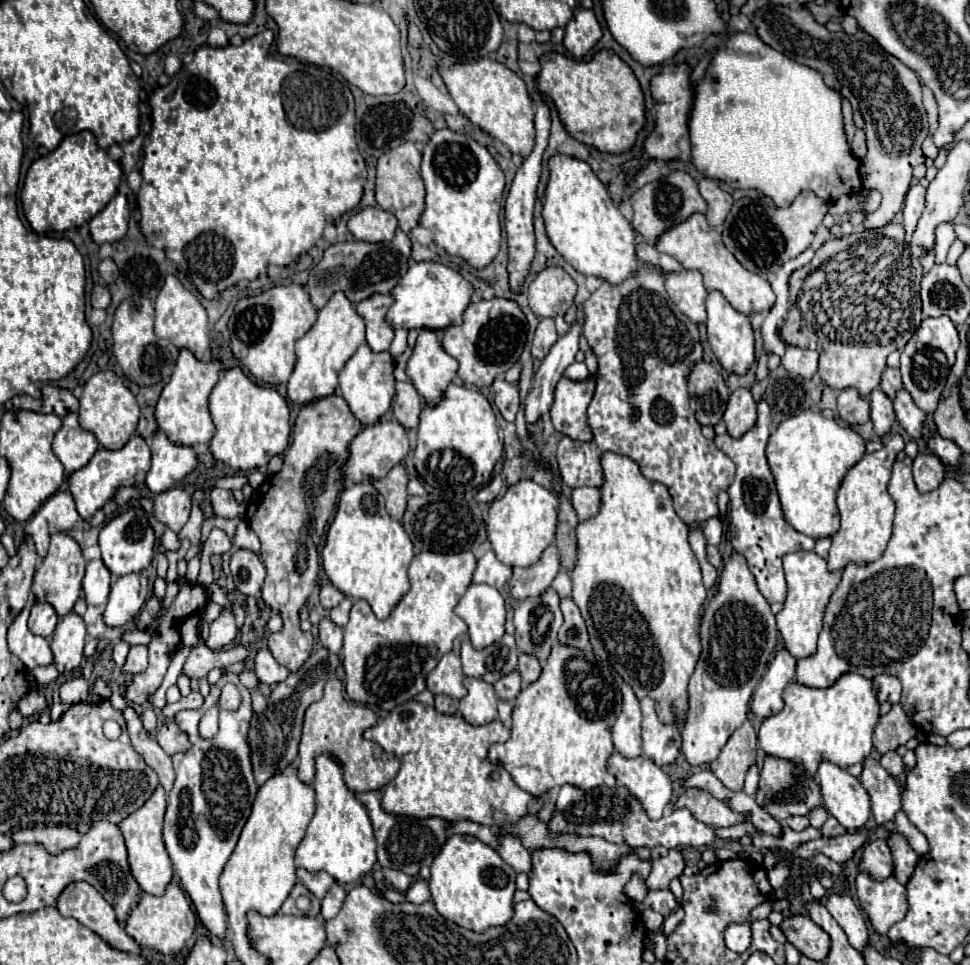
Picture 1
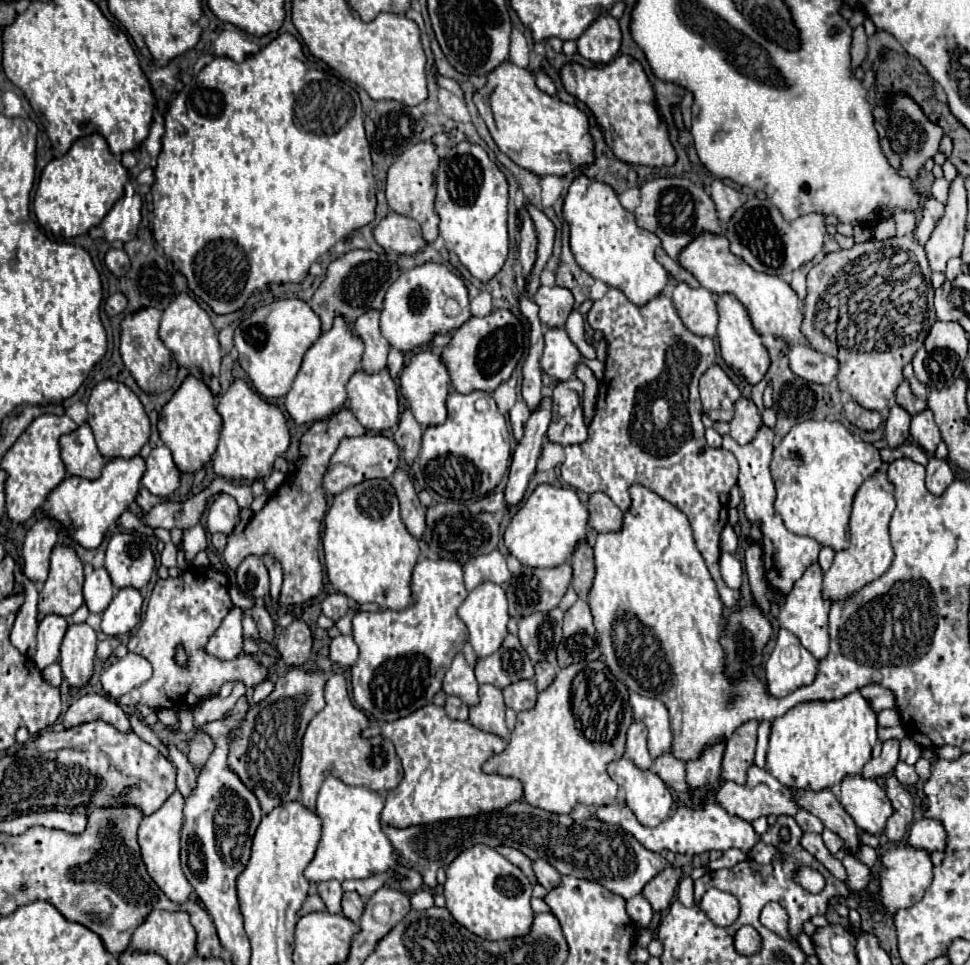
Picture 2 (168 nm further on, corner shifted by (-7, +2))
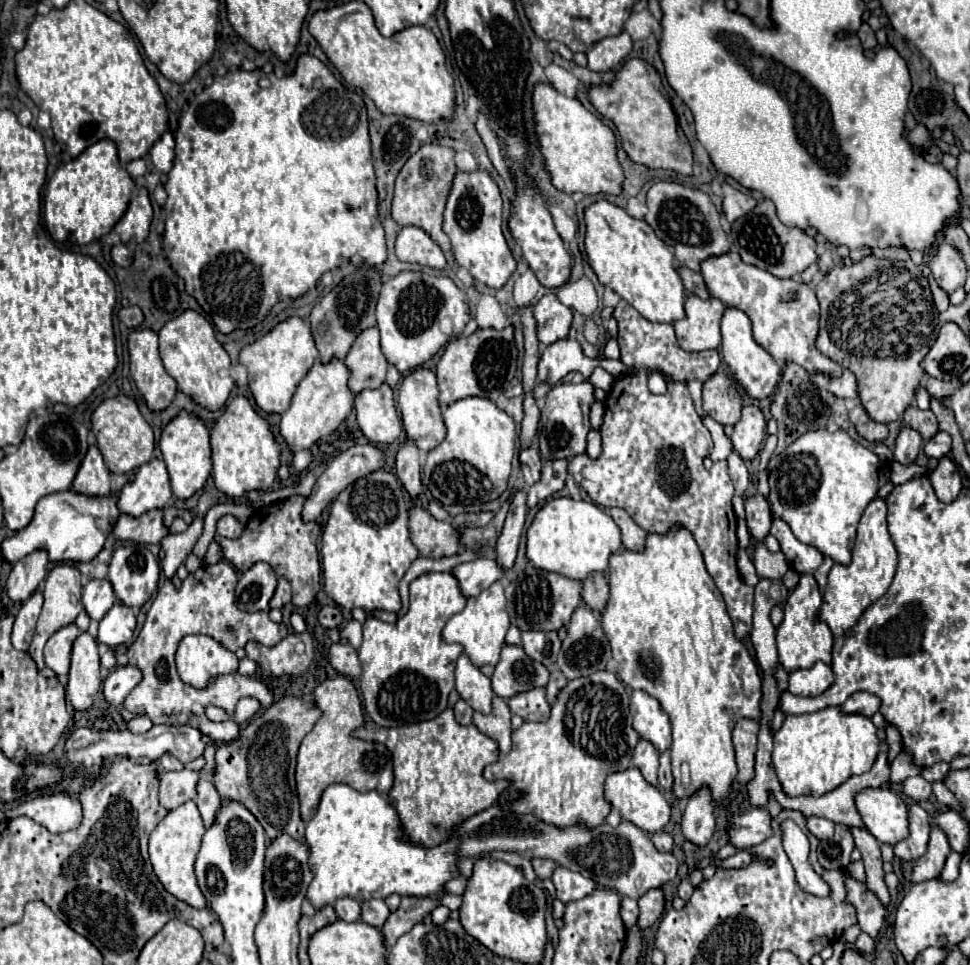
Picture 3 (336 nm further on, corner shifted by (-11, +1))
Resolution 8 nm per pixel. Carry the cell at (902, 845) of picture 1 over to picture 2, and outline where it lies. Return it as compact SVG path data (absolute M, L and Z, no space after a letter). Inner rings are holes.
M921 818L919 822L913 822L909 828L909 838L907 844L925 848L929 852L943 852L947 846L947 832L939 820L933 818Z

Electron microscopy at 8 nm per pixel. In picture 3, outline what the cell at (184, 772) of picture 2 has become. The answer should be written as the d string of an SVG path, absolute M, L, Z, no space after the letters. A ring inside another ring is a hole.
M205 775L199 777L195 803L197 803L199 811L201 811L201 817L203 817L205 827L209 827L209 825L213 823L213 819L215 819L215 813L217 813L219 805L221 805L221 797L219 797L219 793L215 791L213 783L211 783Z

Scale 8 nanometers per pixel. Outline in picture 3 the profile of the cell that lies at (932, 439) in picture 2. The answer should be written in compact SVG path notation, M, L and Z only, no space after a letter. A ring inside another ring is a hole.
M937 431L937 433L933 435L933 439L929 439L929 441L923 443L923 451L925 451L927 457L935 457L935 459L947 455L947 453L951 451L951 439L949 439L949 433Z

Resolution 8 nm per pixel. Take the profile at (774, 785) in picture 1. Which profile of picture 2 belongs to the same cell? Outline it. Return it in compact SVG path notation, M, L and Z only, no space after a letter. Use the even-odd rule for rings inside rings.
M831 790L821 792L795 792L797 802L801 802L801 808L815 814L827 830L839 834L845 842L845 850L855 854L857 848L863 844L859 838L859 828L855 826L853 818L845 812L841 802Z

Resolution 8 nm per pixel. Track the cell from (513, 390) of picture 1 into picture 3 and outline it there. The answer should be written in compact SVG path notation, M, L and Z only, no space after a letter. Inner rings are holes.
M535 445L521 449L519 453L519 461L521 461L521 471L525 477L525 485L533 485L539 479L539 471L541 471L541 457Z

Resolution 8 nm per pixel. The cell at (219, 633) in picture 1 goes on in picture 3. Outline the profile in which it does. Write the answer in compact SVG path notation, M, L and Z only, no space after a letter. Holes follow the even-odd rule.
M207 635L183 637L175 653L175 663L179 677L193 687L205 687L209 677L233 673L239 667L237 655Z

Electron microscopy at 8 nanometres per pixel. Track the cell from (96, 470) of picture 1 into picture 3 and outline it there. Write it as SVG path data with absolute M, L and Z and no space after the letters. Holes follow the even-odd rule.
M67 489L61 493L45 495L37 507L33 521L17 531L11 539L5 539L1 553L9 563L17 563L35 549L43 547L49 553L49 561L91 561L103 549L105 539L113 531L113 519L117 519L117 493L103 495L101 499L89 499L89 495L77 495L77 491Z

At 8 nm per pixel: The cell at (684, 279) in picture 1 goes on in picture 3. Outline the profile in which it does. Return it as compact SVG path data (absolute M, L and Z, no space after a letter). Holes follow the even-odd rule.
M689 295L685 299L685 317L673 323L679 345L685 351L703 351L719 347L719 323L723 311L725 305L715 297L699 299L697 295Z

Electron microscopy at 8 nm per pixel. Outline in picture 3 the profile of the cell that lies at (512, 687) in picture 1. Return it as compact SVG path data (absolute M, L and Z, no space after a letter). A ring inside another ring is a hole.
M535 687L529 691L523 691L521 695L513 695L513 699L507 699L507 705L511 713L523 717L523 721L545 721L549 719L549 703L545 699L545 689Z

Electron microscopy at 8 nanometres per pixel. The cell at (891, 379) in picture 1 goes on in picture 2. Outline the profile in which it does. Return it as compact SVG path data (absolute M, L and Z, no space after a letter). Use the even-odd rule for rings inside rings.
M903 382L903 384L897 388L895 402L897 402L901 408L905 408L911 416L915 416L915 414L919 414L919 412L923 412L923 410L927 408L927 402L925 402L925 400L919 400L919 398L911 392L911 388L909 388L907 382Z

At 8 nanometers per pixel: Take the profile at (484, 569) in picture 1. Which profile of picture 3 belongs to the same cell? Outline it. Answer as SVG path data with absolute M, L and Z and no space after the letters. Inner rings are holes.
M479 557L469 563L461 563L453 569L453 575L459 579L461 593L465 597L479 595L479 591L487 589L493 581L499 581L503 577L503 569L499 563L491 557Z

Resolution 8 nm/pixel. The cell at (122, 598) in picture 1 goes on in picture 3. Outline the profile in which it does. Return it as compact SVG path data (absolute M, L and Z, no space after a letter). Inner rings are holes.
M115 603L105 617L99 621L99 633L97 641L117 647L121 643L127 643L133 637L137 625L137 615L131 607L125 607L123 603Z

